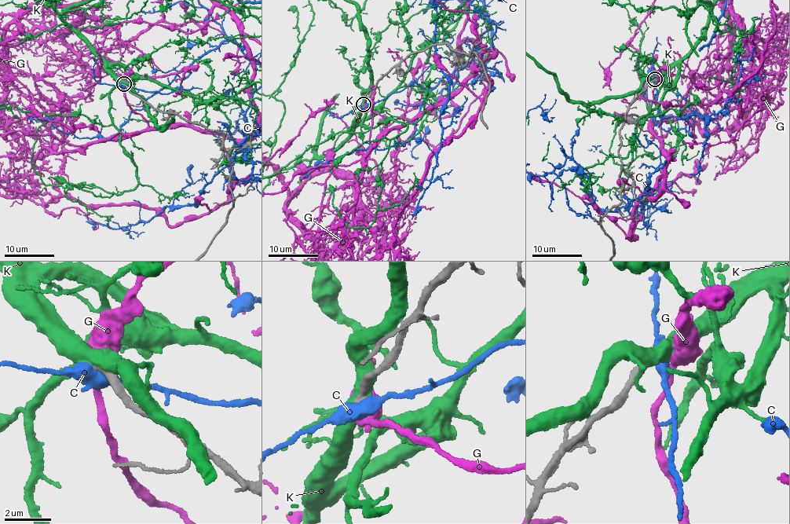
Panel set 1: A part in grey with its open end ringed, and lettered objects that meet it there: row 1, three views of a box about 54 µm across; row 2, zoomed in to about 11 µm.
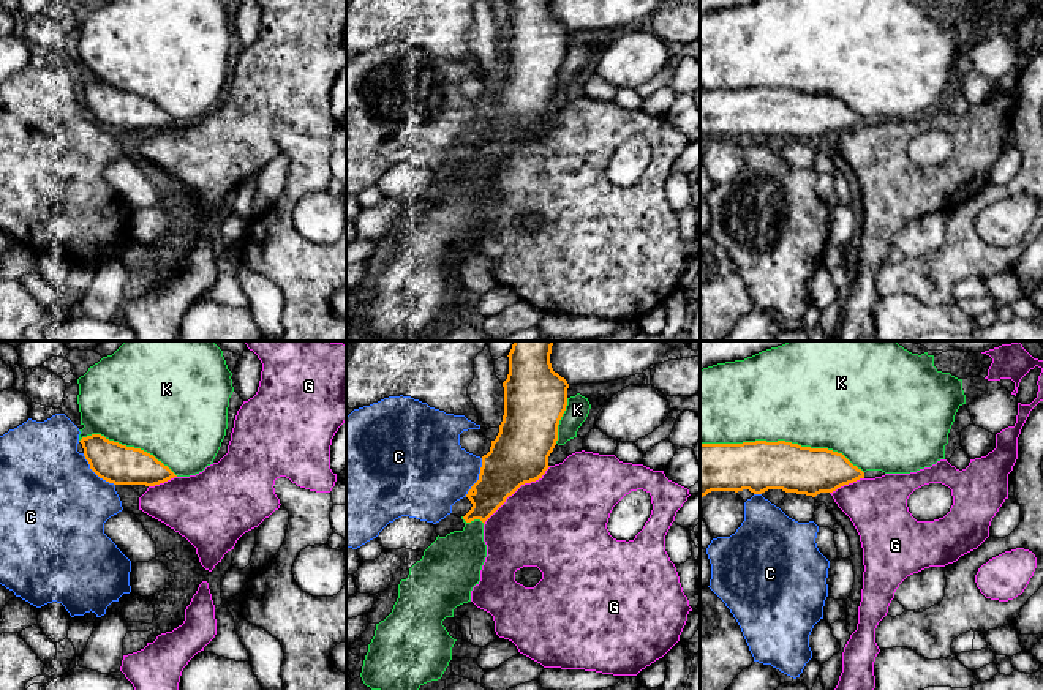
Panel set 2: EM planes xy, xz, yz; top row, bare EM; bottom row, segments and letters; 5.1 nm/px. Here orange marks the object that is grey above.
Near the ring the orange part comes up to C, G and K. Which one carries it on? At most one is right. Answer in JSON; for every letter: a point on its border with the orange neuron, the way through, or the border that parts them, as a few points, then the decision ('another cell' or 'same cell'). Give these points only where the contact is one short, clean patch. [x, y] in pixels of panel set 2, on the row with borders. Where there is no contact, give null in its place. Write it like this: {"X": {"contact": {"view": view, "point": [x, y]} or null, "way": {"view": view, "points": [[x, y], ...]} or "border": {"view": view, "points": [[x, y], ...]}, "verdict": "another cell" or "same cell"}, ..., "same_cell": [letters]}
{"C": {"contact": {"view": "xy", "point": [95, 472]}, "verdict": "another cell"}, "G": {"contact": {"view": "xz", "point": [515, 490]}, "border": {"view": "xz", "points": [[550, 466], [538, 479], [522, 483], [484, 524]]}, "verdict": "another cell"}, "K": {"contact": {"view": "yz", "point": [783, 441]}, "verdict": "same cell"}, "same_cell": ["K"]}

